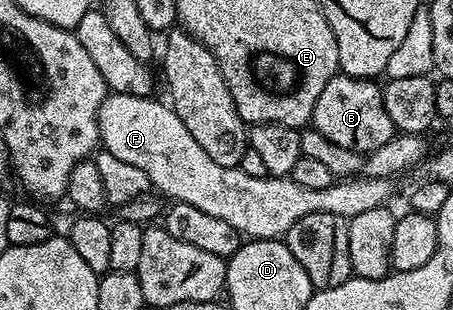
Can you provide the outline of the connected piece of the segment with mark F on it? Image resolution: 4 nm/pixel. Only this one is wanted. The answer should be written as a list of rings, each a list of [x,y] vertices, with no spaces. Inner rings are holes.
[[[115,92],[107,95],[106,100],[98,111],[98,138],[101,147],[107,152],[116,154],[123,162],[129,162],[131,166],[137,166],[139,170],[144,170],[148,174],[151,185],[163,197],[171,196],[171,201],[188,206],[196,206],[196,210],[204,210],[204,214],[212,214],[212,218],[220,218],[228,222],[243,237],[256,240],[272,240],[285,237],[286,231],[304,214],[340,214],[344,217],[364,214],[364,210],[376,210],[387,203],[390,196],[391,181],[384,178],[372,178],[365,174],[349,180],[338,180],[328,190],[308,190],[300,186],[300,182],[290,179],[289,176],[253,176],[244,174],[241,166],[229,168],[220,166],[220,162],[212,162],[204,150],[188,134],[188,126],[180,122],[180,118],[174,112],[169,103],[154,100],[150,96],[129,96]]]

